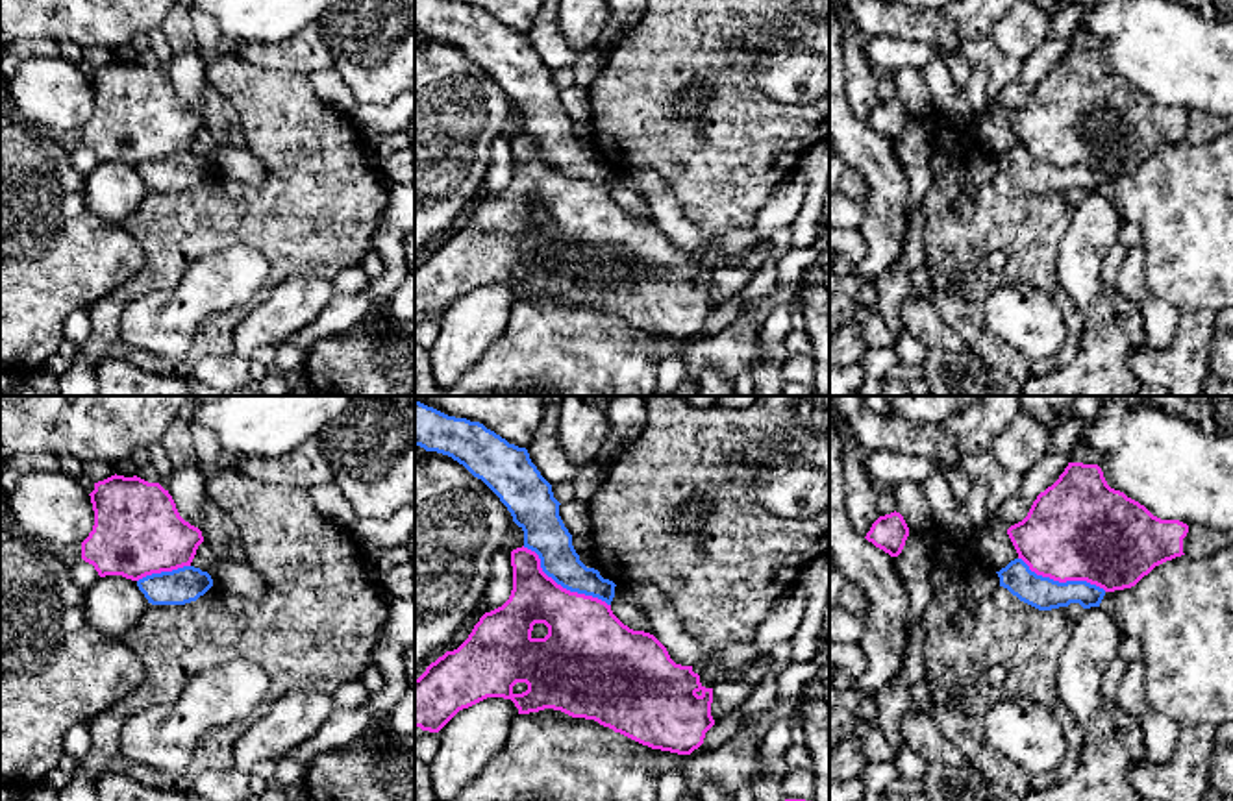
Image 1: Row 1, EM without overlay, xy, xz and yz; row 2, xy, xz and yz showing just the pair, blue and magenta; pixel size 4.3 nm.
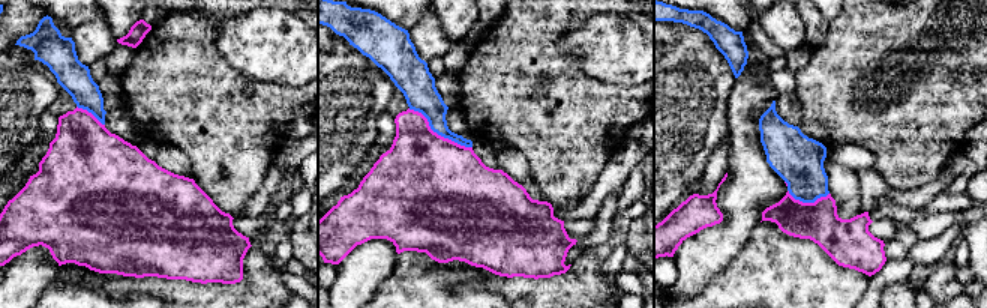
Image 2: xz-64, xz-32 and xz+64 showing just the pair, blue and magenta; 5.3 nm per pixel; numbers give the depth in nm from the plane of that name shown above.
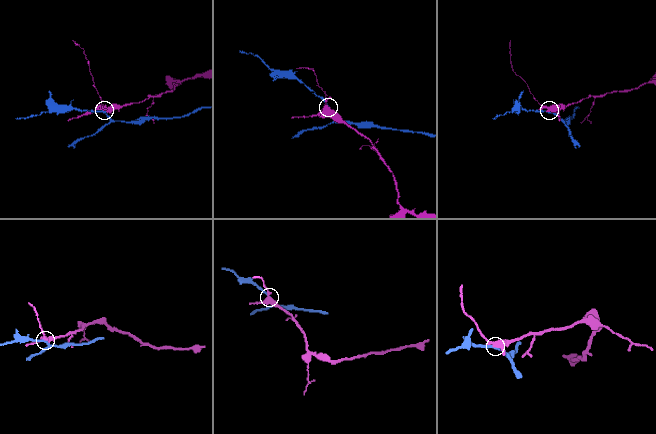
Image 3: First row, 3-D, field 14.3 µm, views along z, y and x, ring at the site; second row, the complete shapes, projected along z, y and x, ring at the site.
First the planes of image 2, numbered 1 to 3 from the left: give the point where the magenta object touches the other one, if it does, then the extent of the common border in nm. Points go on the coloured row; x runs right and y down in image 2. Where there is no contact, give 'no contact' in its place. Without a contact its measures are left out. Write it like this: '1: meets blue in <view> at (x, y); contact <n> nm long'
1: meets blue in xz-64 at (90, 111); contact 190 nm long
2: meets blue in xz-32 at (438, 134); contact 400 nm long
3: meets blue in xz+64 at (807, 202); contact 220 nm long

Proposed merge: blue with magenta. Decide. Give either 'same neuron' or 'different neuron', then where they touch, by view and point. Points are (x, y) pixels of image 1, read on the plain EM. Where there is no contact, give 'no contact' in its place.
different neuron | xz (561, 171)

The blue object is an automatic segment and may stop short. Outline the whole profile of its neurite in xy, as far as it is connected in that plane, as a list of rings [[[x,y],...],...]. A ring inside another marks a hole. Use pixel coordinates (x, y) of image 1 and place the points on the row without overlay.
[[[183,152],[146,161],[137,172],[152,191],[185,191],[204,181],[213,172],[213,165],[200,154]]]

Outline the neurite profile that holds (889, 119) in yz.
[[[890,98],[879,102],[870,117],[866,118],[866,126],[872,128],[876,133],[883,135],[890,142],[898,142],[905,131],[909,122],[909,113],[900,98]]]

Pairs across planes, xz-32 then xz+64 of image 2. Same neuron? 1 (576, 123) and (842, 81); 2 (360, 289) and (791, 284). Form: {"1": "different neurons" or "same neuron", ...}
{"1": "same neuron", "2": "different neurons"}

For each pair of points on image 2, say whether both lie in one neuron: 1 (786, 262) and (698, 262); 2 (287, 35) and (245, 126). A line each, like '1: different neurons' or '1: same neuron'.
1: different neurons
2: different neurons

